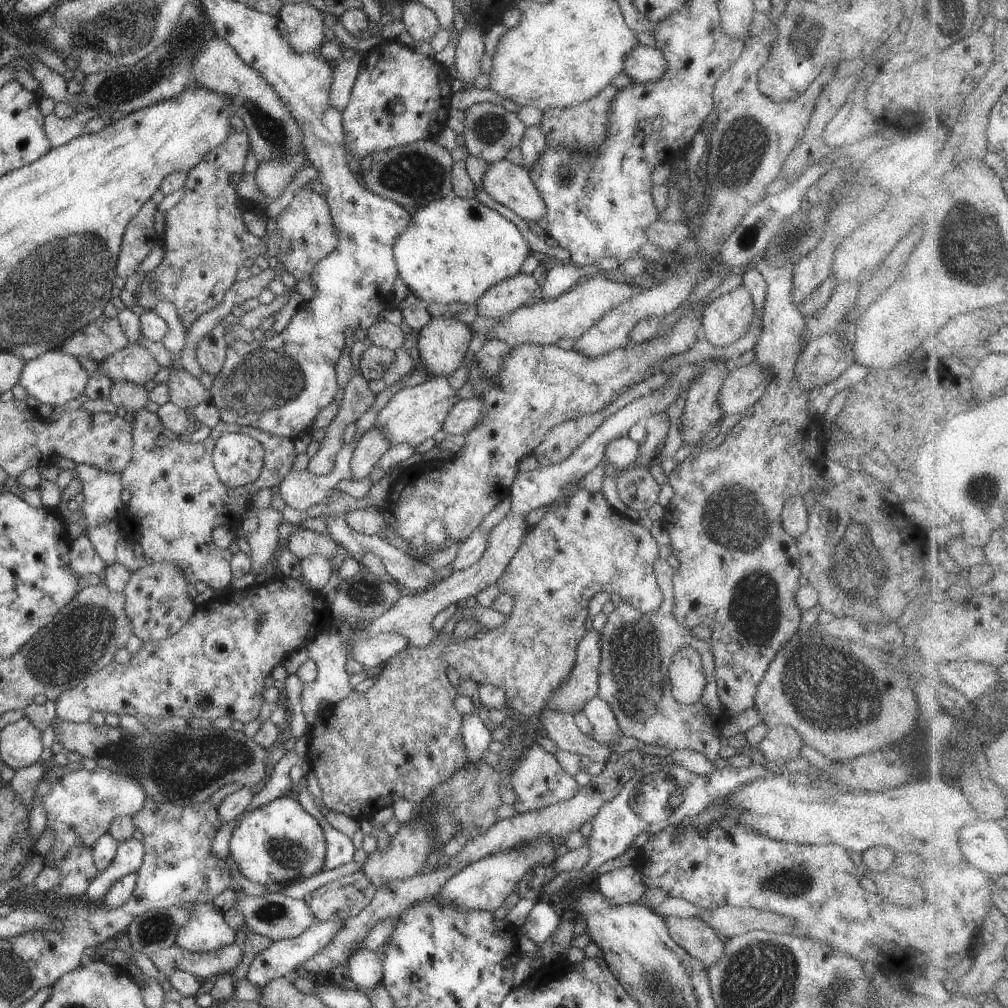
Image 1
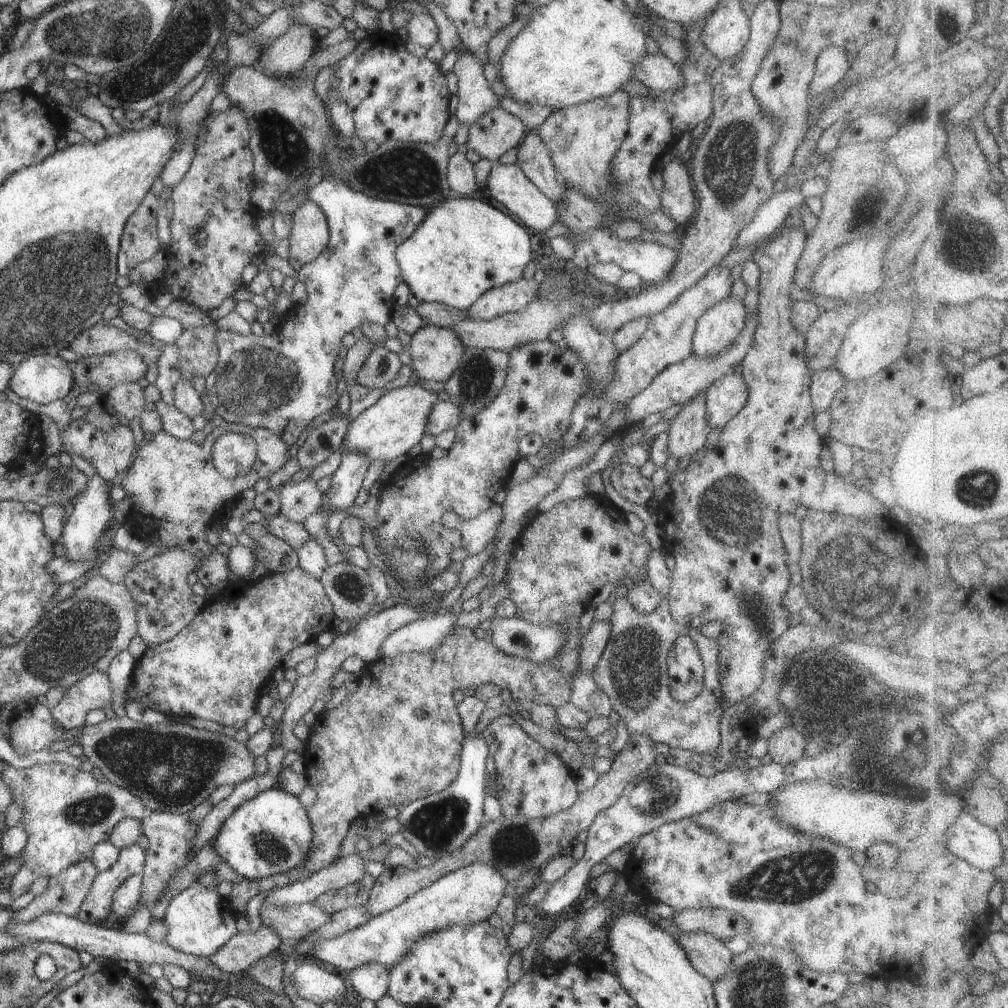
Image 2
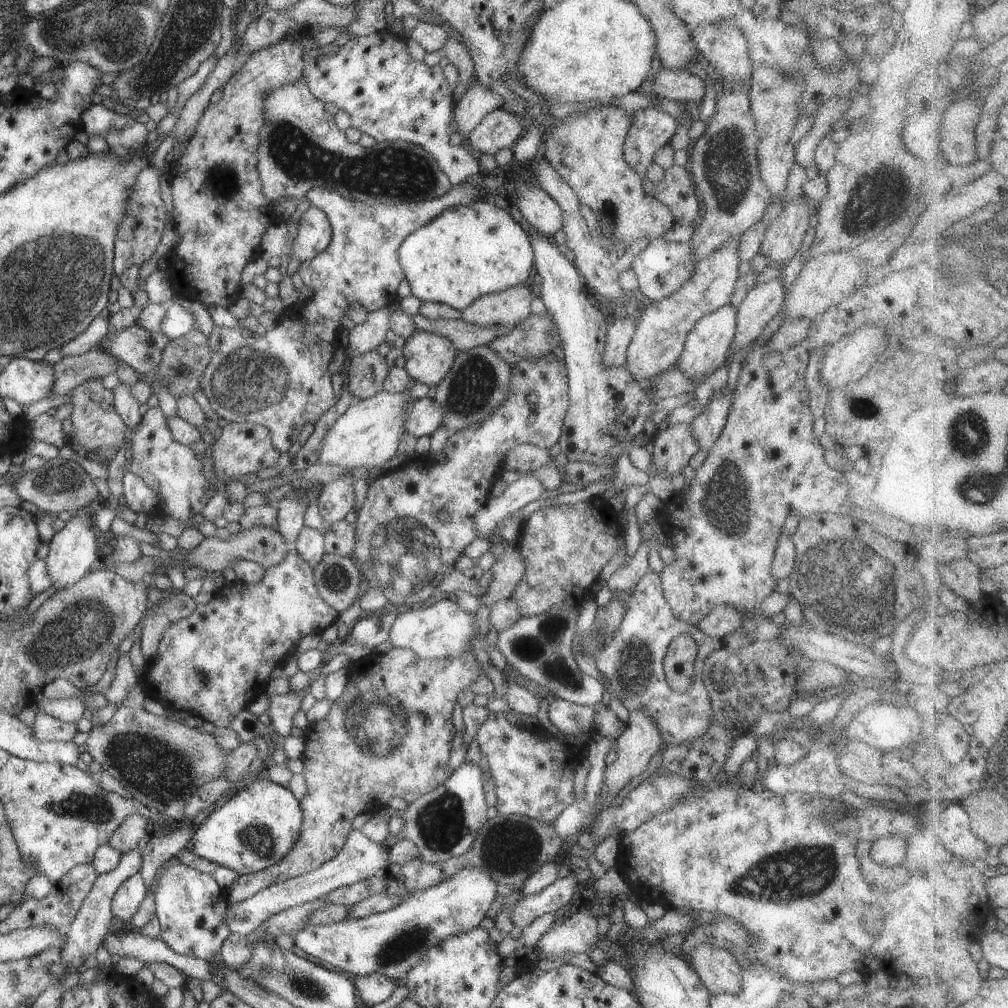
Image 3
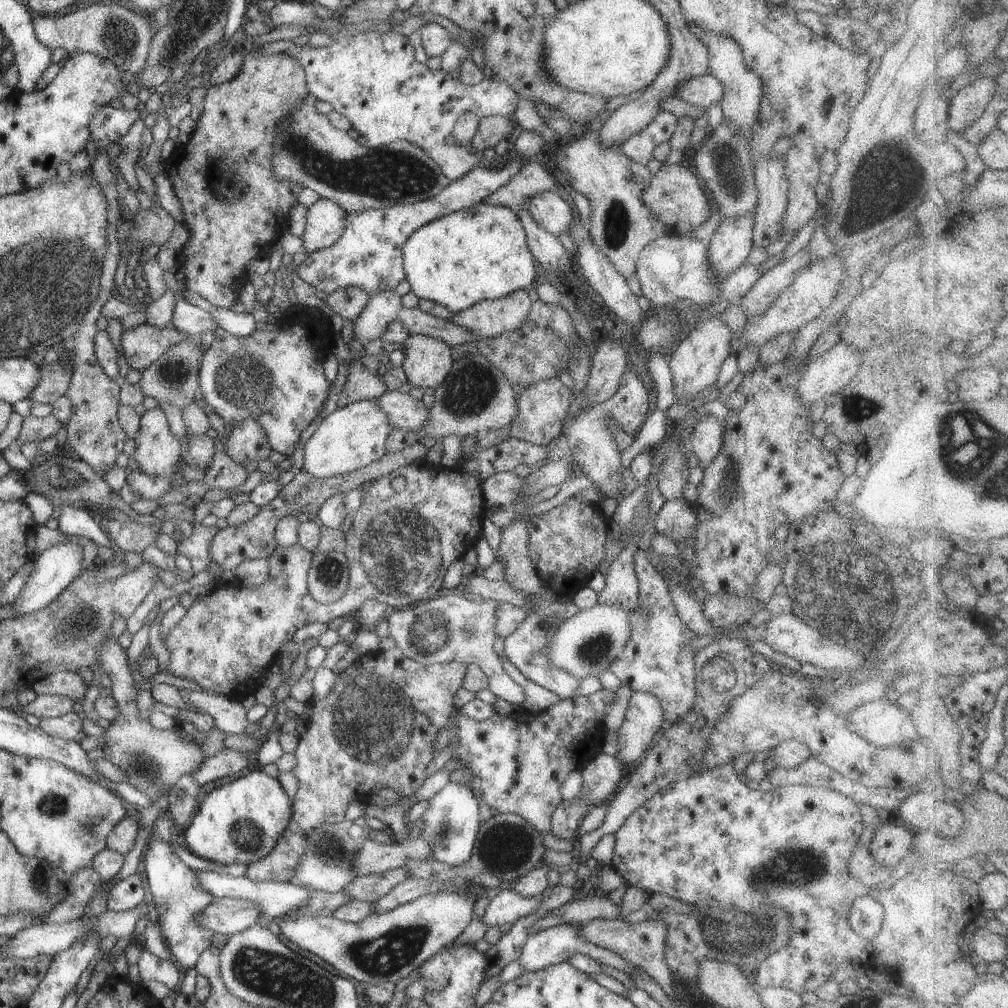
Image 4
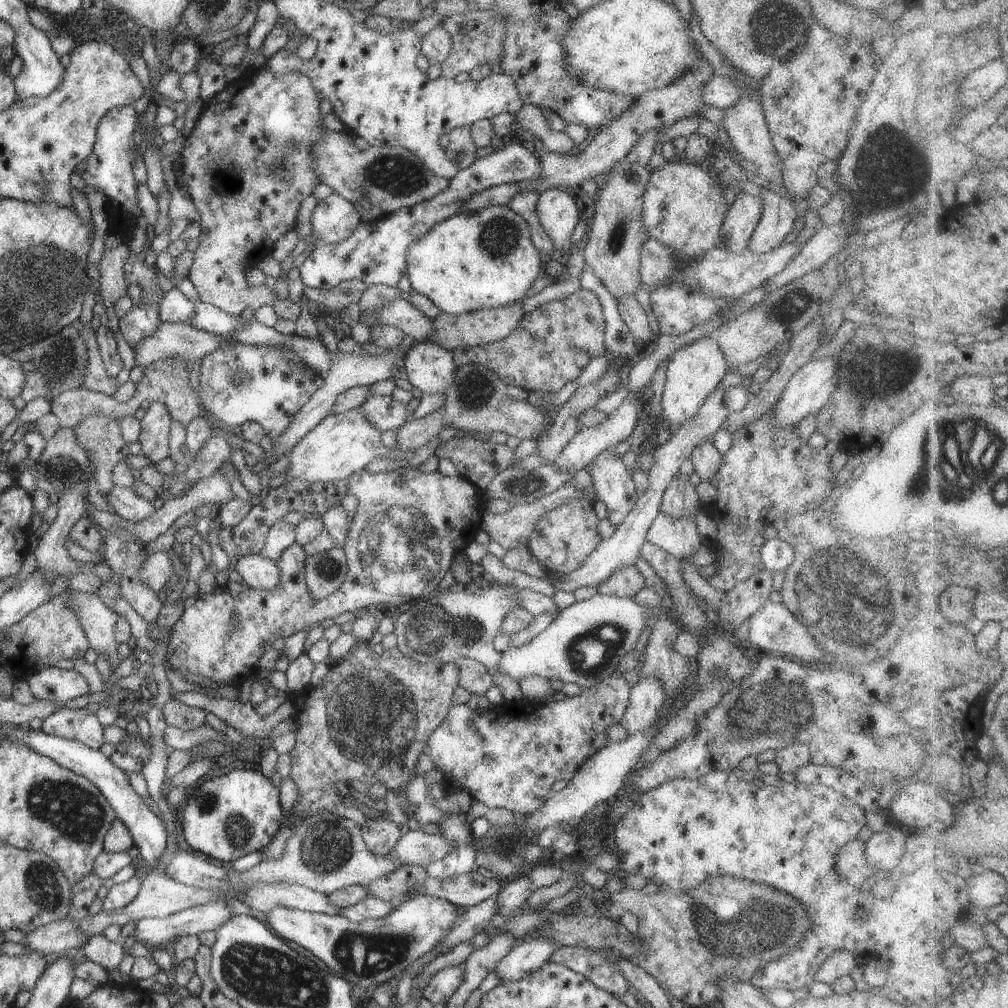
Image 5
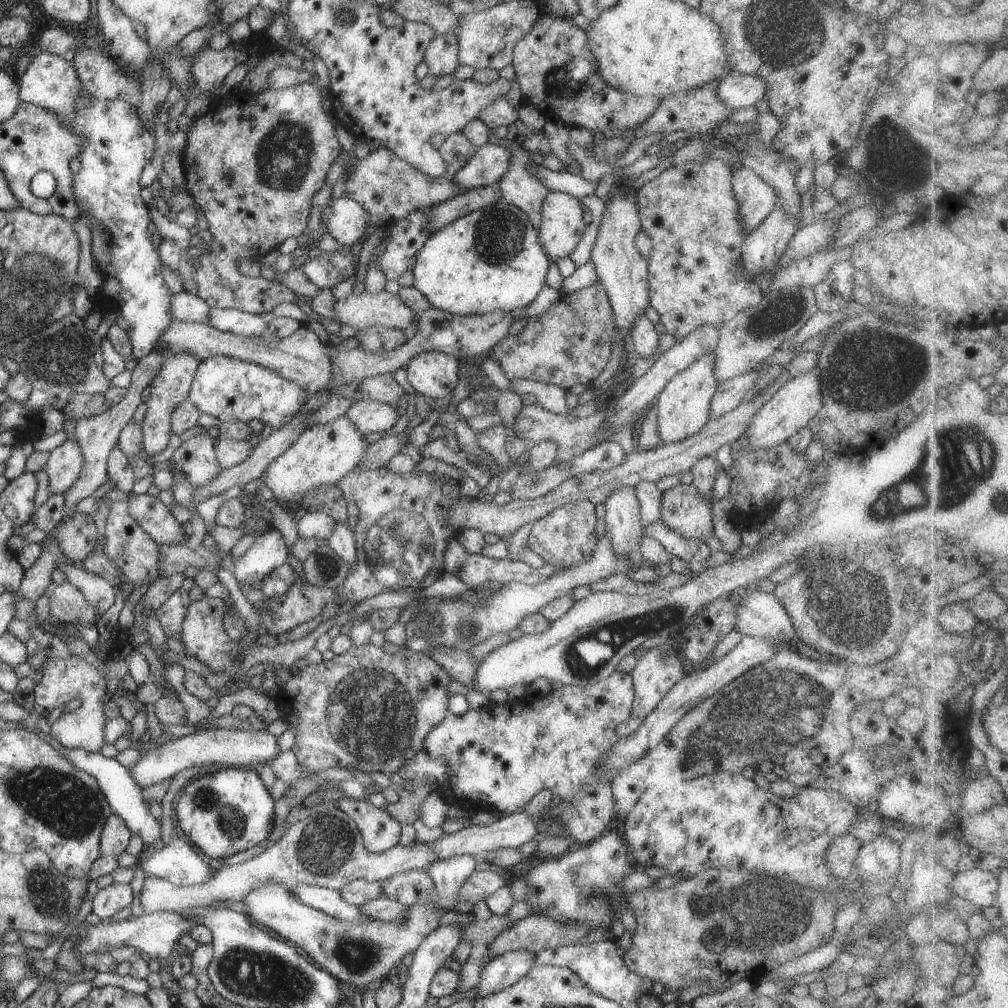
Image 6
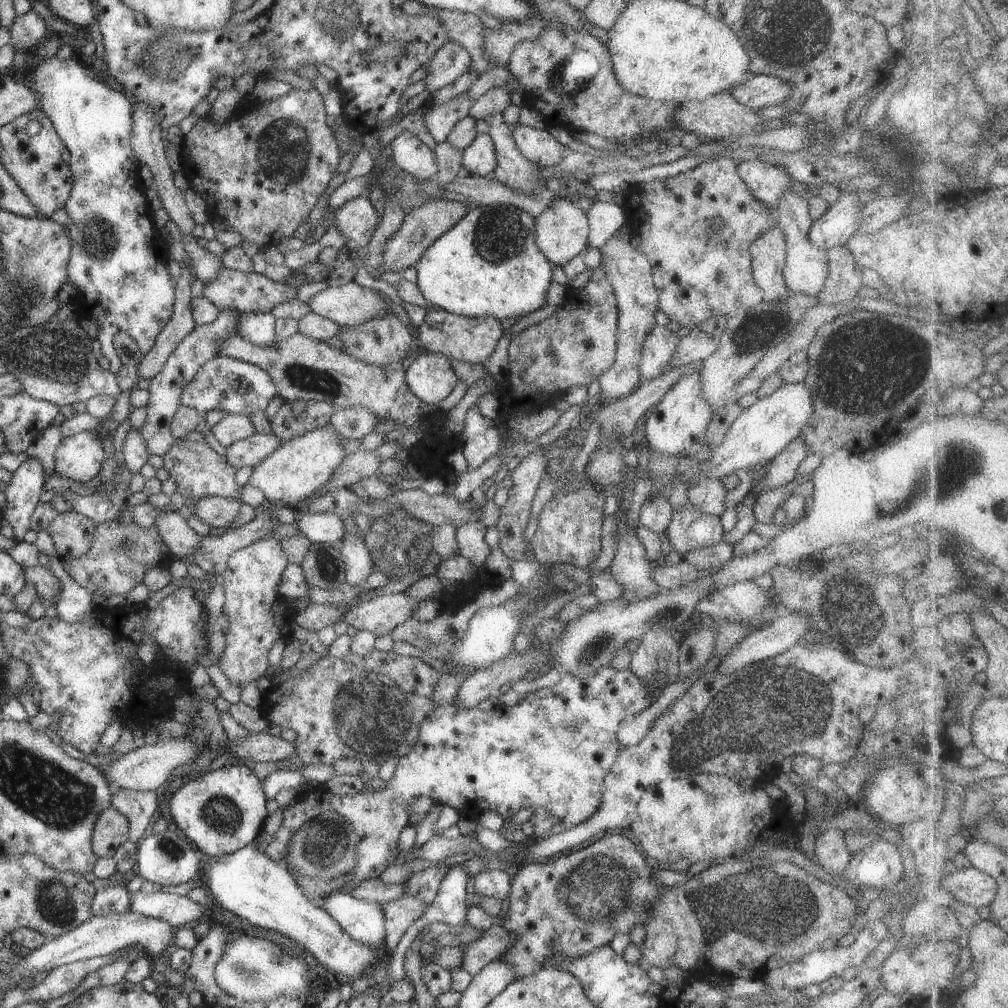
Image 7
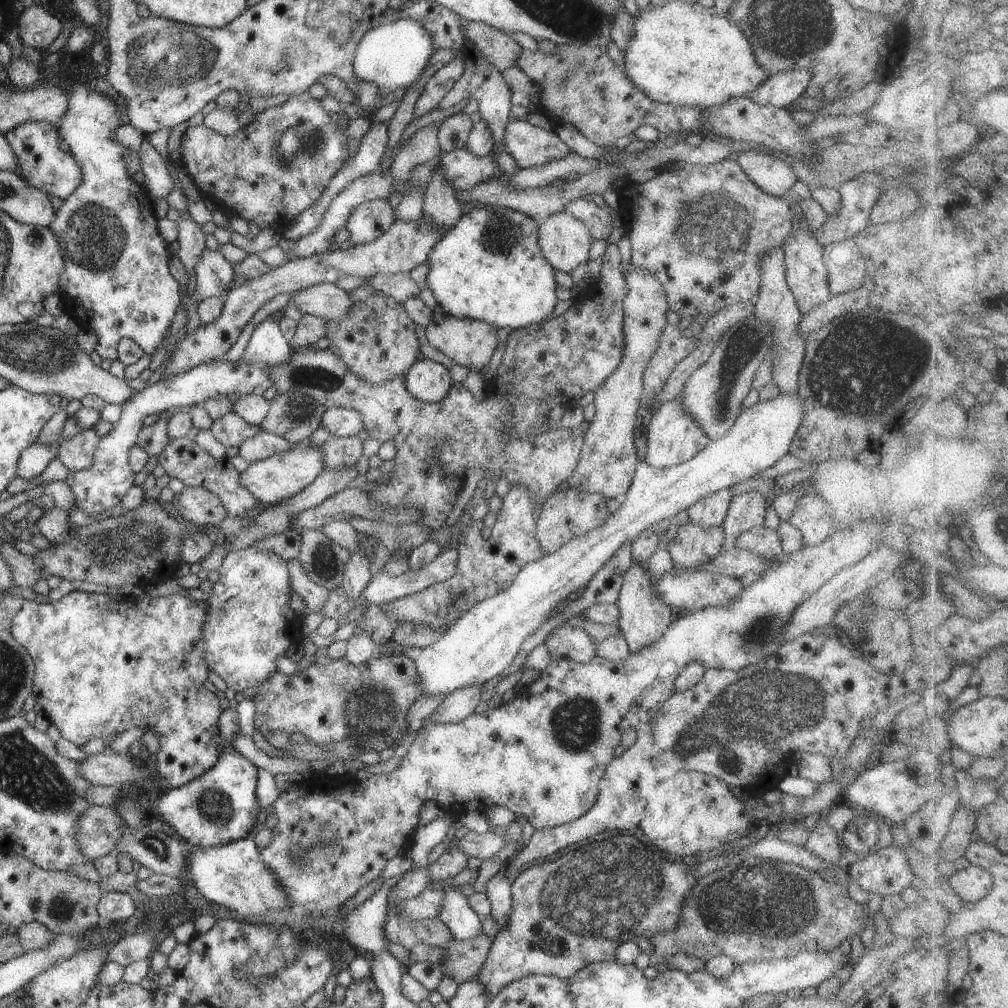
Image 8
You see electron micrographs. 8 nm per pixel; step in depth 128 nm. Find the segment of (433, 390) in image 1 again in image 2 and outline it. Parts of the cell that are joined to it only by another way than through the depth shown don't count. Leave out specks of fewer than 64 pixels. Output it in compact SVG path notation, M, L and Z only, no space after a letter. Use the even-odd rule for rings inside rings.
M412 380L405 386L388 392L370 408L364 410L354 421L351 421L339 451L358 451L365 459L382 459L385 462L406 455L408 450L418 444L425 435L428 415L438 400L438 393L422 387L418 380Z

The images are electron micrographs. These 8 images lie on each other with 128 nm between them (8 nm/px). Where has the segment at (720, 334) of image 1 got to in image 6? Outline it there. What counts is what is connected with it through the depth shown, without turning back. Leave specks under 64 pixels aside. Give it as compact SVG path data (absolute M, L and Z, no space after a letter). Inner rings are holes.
M710 351L676 372L657 397L658 412L656 428L664 444L675 443L703 429L710 420L710 401L720 384L715 375L715 352Z

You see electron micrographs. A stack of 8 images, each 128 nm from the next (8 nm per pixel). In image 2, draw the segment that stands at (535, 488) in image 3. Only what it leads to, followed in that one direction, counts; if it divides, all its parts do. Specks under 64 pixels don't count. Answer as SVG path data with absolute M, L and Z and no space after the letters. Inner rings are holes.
M492 503L476 518L465 519L460 524L462 549L470 556L482 552L488 544L494 542L497 528L503 519L503 505Z

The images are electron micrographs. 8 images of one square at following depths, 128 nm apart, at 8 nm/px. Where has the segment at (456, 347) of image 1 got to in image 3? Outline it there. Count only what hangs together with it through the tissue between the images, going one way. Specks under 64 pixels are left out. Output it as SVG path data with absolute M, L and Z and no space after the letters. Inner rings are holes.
M416 329L403 346L404 368L413 383L436 386L452 368L457 351L449 338Z

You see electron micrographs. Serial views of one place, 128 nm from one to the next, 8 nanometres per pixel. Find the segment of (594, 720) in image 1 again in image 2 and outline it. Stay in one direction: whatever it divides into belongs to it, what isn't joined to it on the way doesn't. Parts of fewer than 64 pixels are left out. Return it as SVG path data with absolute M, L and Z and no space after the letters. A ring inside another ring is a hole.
M579 670L573 676L569 701L583 710L590 719L608 717L613 710L606 692L598 687L592 676Z

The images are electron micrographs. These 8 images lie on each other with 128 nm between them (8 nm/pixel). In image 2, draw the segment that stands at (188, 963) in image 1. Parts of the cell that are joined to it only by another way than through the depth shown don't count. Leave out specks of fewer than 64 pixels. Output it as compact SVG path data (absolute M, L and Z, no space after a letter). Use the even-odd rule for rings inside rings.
M261 924L256 932L248 930L236 933L208 958L214 966L226 974L246 974L246 970L256 961L276 951L281 940L271 928Z

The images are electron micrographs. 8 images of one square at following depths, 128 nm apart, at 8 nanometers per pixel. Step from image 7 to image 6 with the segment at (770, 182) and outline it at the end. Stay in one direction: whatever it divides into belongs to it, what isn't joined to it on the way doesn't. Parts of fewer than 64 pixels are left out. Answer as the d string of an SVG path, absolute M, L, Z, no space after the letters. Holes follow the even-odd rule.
M734 166L733 193L739 206L739 218L748 233L778 206L775 190L751 168Z

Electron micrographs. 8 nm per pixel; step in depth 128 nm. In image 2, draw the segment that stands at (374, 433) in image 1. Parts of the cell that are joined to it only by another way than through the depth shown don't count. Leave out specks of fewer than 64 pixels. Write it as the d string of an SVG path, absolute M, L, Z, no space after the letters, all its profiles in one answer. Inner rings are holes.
M346 451L342 454L338 469L331 474L332 483L326 491L326 500L323 500L323 504L329 504L332 512L351 506L363 486L370 464L371 460L365 459L358 451Z

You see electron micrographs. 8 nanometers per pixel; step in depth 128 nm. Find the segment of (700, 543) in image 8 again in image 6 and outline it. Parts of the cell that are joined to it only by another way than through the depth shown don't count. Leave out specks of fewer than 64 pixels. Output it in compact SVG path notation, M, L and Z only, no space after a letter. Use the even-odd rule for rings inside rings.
M680 482L663 493L661 520L668 528L704 543L716 530L711 507L693 483Z

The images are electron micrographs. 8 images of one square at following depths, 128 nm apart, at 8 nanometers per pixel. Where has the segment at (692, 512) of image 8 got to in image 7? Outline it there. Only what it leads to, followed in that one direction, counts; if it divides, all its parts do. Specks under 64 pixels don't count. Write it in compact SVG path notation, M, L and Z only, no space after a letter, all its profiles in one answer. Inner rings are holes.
M700 475L689 486L687 500L700 512L720 517L725 511L724 496L726 496L726 492L720 479Z

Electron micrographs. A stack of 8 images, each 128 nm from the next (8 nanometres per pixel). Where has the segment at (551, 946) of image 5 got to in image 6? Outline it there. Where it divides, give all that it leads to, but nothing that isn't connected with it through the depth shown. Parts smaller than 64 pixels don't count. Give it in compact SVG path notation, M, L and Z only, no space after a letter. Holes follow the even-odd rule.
M518 950L491 958L476 984L477 997L484 998L516 984L534 967L534 956L528 950Z

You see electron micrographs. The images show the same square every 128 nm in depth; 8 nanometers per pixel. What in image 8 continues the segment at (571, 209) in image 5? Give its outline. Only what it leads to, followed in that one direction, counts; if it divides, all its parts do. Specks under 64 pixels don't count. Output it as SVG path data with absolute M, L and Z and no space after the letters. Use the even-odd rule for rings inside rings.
M560 211L550 215L539 225L539 245L546 260L555 268L571 273L579 264L588 262L592 244L590 231L580 219L569 212Z

